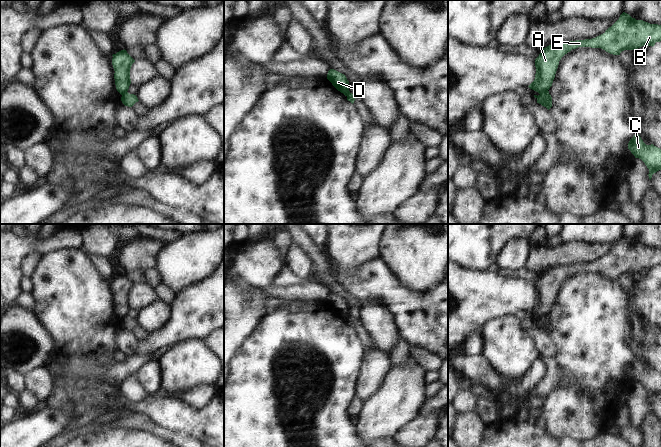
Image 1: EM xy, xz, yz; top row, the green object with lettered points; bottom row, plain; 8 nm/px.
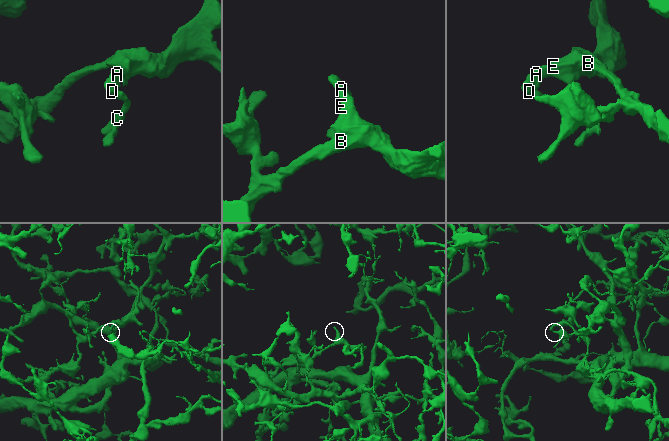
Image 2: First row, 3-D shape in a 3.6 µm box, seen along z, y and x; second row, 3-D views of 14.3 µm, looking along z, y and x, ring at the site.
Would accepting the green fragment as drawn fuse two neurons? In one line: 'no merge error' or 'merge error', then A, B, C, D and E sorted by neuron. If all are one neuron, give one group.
merge error; A B D E / C

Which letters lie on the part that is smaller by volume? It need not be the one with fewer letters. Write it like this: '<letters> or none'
C

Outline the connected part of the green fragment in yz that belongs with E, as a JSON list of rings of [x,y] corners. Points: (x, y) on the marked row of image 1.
[[[623,12],[619,19],[603,34],[585,40],[551,44],[541,51],[535,59],[536,74],[528,86],[539,93],[548,91],[552,86],[561,58],[578,47],[601,48],[613,55],[624,50],[635,50],[642,46],[654,46],[661,41],[661,25],[636,20]]]

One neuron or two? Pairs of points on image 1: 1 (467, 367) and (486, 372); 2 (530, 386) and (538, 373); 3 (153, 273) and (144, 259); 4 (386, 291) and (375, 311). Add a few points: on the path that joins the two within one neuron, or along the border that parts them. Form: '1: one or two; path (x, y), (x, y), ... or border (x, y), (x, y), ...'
1: one; path (472, 368), (481, 372)
2: one; path (530, 383), (535, 376)
3: two; border (156, 267), (148, 269), (135, 268), (127, 272)
4: two; border (362, 306), (380, 300), (396, 318)

